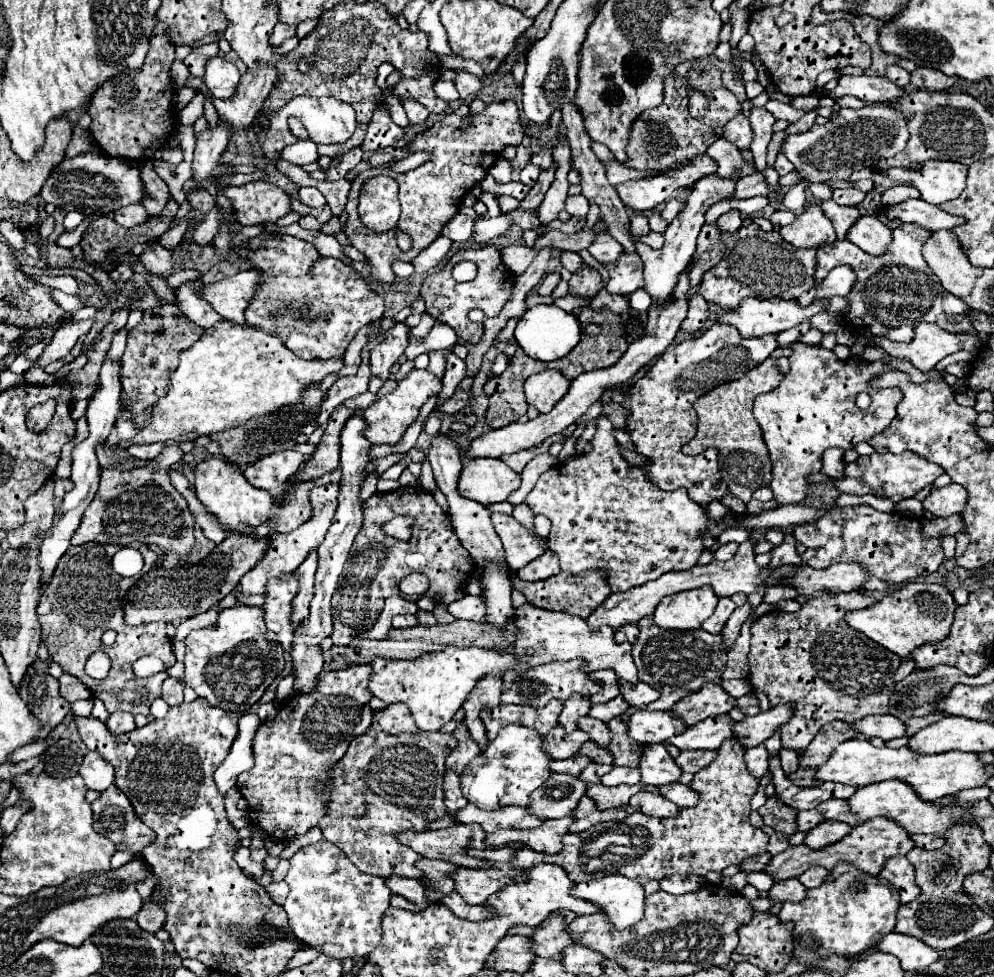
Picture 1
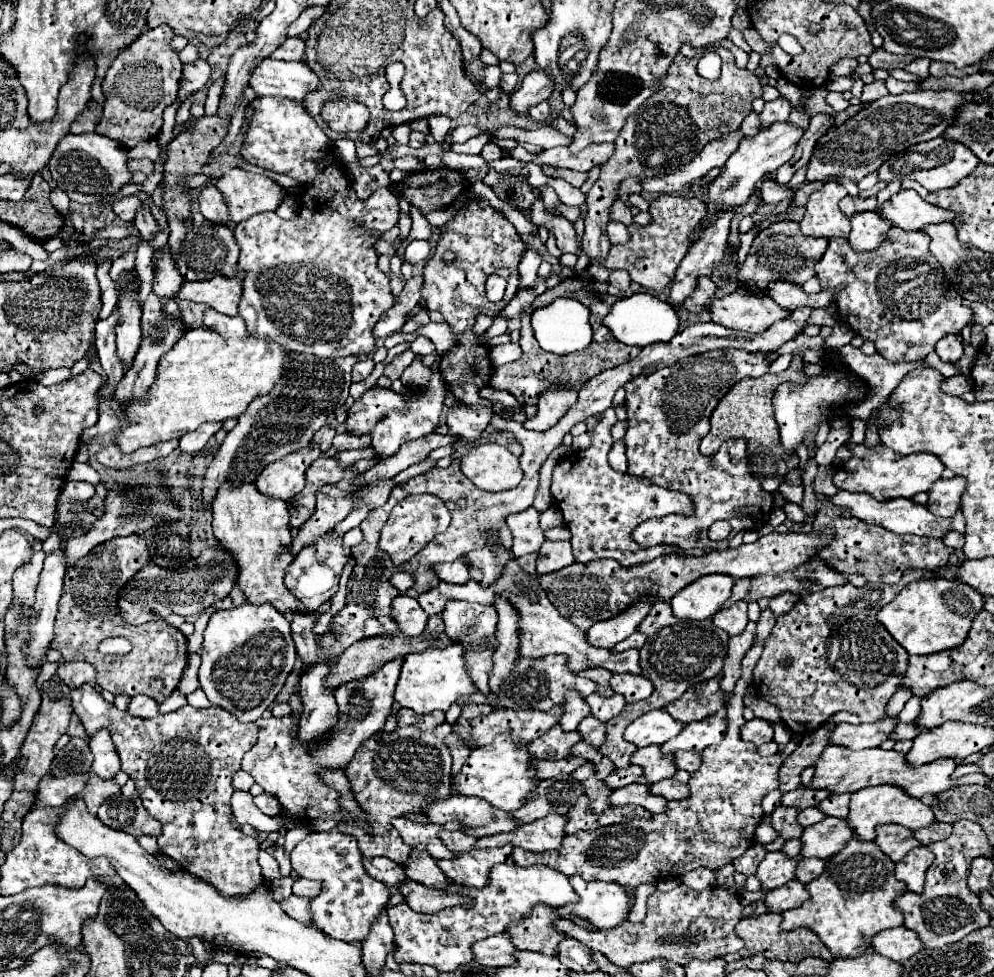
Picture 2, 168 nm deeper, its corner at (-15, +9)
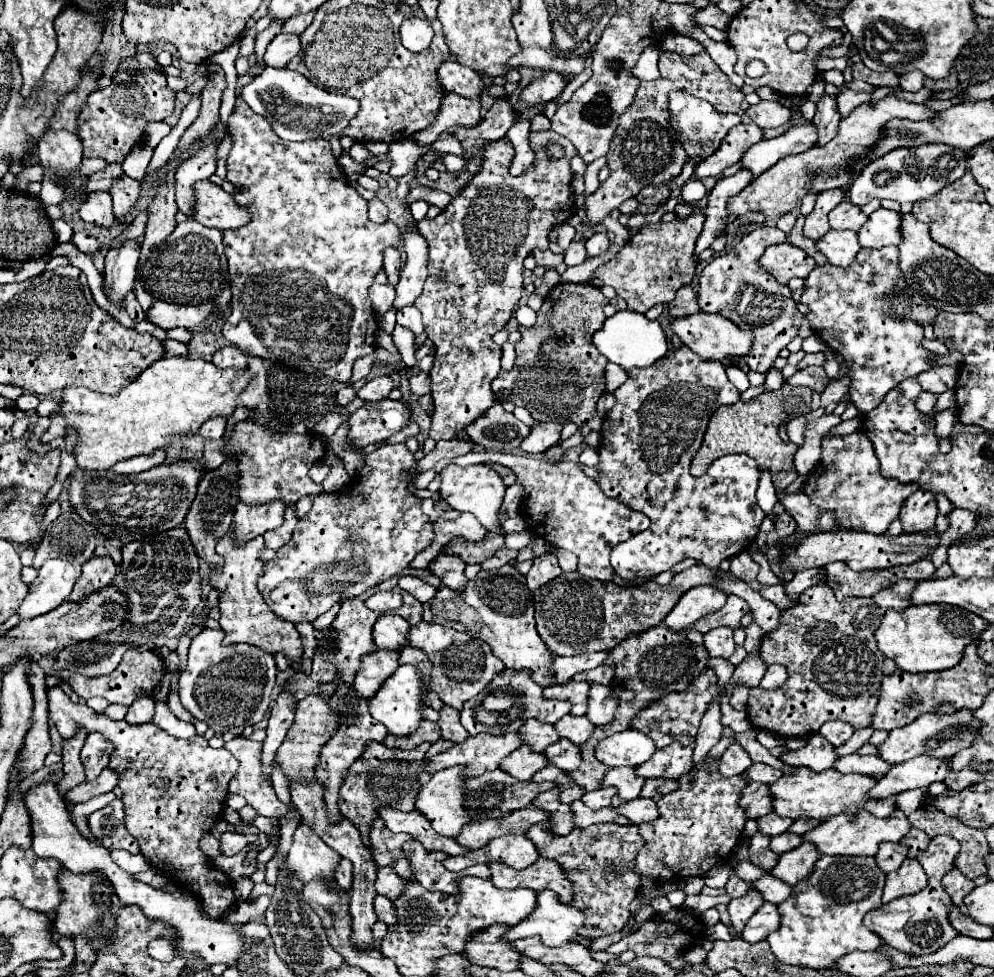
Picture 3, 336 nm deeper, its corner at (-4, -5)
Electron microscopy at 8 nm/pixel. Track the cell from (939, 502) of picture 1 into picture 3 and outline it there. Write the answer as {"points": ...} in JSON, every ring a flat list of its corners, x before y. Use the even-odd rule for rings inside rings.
{"points":[[916,491,902,505,898,519,902,523,904,533,916,533,916,531,932,529,936,515,938,515,936,497,928,495,926,491]]}

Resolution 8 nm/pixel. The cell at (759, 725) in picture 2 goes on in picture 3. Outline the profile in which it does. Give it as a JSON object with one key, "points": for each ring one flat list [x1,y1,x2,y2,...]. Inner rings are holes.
{"points":[[732,743,732,745,724,751,724,755,720,757,720,767,718,767,718,771,720,771,722,777,734,777,734,775,744,773,750,765,752,765,752,761,750,761,748,753,746,753,738,743]]}

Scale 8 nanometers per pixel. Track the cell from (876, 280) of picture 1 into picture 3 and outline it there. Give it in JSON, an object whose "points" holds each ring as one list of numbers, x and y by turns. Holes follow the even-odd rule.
{"points":[[884,247,884,249,872,249,872,251,860,249,854,263,846,269,830,265,830,263,816,267,806,279,806,289,800,301,810,307,808,319,816,335,832,351,844,357,850,369,848,371,850,401,856,405,860,413,870,413,874,407,878,407,882,399,888,395,888,391,900,385,906,377,918,377,922,371,930,369,930,363,926,359,928,351,922,349,918,343,922,339,922,327,932,323,938,313,936,313,936,307,932,307,920,293,912,291,906,285,904,275,900,275,898,271,896,247]]}

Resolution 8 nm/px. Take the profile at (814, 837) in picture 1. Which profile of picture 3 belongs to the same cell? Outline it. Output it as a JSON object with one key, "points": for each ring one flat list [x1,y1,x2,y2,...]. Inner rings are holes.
{"points":[[802,843,800,847,780,855,778,865,770,871,770,875,794,887,798,881,802,881,812,871,818,857,820,853,816,851,816,847,812,847,810,843]]}

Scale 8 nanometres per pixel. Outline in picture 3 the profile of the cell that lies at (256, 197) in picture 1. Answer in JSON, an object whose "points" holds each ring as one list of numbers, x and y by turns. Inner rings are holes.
{"points":[[212,181,194,183,194,221,204,227,216,227,220,231,238,229,248,223,248,213,236,207,230,193]]}

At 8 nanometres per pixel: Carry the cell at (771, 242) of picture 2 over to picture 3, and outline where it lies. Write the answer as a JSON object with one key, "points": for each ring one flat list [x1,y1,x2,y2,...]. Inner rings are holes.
{"points":[[790,243,768,247,760,259,760,265,770,275,774,275,776,281,782,285,788,285,788,281,792,277,806,279,808,273,812,271,812,267,816,267,816,263,810,255,806,255,802,249,798,249]]}

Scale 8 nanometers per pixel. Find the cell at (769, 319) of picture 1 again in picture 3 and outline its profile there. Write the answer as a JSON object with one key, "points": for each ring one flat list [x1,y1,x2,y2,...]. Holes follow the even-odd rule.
{"points":[[694,313,688,317,674,319,670,323,670,331,676,333,682,343,692,349,700,359,704,361,726,361,726,357,742,357,748,353,748,347,752,345,752,333,738,329,732,321,724,319,722,315,708,315,708,313]]}

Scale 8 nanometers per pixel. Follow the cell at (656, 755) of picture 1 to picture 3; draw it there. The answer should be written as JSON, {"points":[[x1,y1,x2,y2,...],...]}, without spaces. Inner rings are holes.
{"points":[[618,767,608,769,602,777,602,787,616,787,620,799,632,801,640,795,644,785,644,779,634,775,634,767]]}

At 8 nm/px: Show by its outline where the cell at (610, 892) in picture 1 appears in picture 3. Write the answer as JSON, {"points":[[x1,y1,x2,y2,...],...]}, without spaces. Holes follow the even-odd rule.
{"points":[[544,889,536,893,536,909,532,915,522,919,518,925,508,927,502,935,506,941,516,941,522,937,538,935,546,947,556,947,568,943,576,935,578,927,584,923,584,913,576,911,564,903,558,903,556,893]]}

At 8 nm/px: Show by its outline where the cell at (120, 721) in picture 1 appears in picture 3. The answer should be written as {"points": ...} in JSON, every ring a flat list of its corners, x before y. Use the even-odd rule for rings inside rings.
{"points":[[138,697,130,709,128,709,128,715,126,715,126,721,128,723,134,723,134,725,142,725,142,723,148,723,152,721,154,717,154,707,156,707,156,701,152,697]]}

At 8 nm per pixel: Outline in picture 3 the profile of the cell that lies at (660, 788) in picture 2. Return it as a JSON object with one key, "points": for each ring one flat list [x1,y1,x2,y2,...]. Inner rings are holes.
{"points":[[634,799,634,801,618,805,616,811,620,815,624,815,634,825,658,819,658,807,656,807,656,803,652,799]]}

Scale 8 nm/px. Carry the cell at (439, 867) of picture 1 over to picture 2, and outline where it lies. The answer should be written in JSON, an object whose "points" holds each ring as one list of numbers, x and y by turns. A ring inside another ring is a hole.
{"points":[[419,849,411,851,409,863,405,863,403,867,405,867,405,875,411,881,439,887,439,889,445,889,451,883,451,879,447,879,447,875,439,869,437,859,433,859,429,853,423,853]]}

